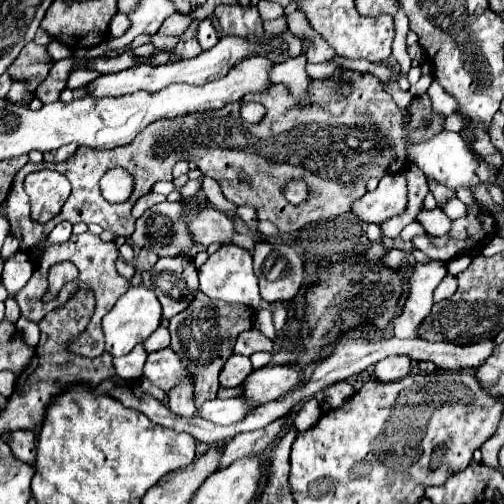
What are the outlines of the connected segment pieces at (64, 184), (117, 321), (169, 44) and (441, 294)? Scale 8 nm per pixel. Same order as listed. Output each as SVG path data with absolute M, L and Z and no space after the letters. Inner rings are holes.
M50 169L30 173L24 181L24 189L30 197L32 221L36 223L54 219L70 195L68 179Z
M132 285L118 299L114 309L108 311L102 319L106 351L112 357L122 357L122 355L130 353L134 345L142 343L144 339L148 339L148 335L152 335L152 331L156 331L156 327L160 325L160 319L162 319L162 311L160 311L160 301L156 299L156 295L152 295L152 291L148 291L148 287L144 287L144 285Z
M154 35L152 37L152 45L156 47L156 49L166 49L166 51L170 51L174 45L176 45L176 37L168 37L168 35Z
M446 275L446 277L440 281L440 285L436 287L436 291L434 291L434 303L452 297L454 291L456 291L456 287L458 287L458 285L456 285L456 277L454 277L454 275Z

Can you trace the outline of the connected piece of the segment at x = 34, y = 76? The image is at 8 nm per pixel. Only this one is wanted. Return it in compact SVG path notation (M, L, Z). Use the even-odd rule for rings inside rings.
M30 41L20 51L18 59L8 67L8 73L14 81L28 81L28 89L36 91L36 87L46 79L52 63L54 61L46 53L46 47Z

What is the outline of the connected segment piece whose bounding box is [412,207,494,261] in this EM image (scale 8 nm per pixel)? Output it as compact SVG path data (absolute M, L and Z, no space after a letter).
M468 207L468 215L456 219L452 231L446 233L444 237L420 235L414 237L412 243L416 249L424 251L432 259L450 261L452 257L462 255L466 251L480 251L490 241L492 235L494 235L492 215L488 215L488 211L484 211L482 215L478 207Z

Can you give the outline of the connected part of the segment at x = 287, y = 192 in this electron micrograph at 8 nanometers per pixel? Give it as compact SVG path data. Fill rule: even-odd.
M292 181L286 185L284 189L284 197L290 201L290 203L300 203L306 199L306 183L304 181Z

